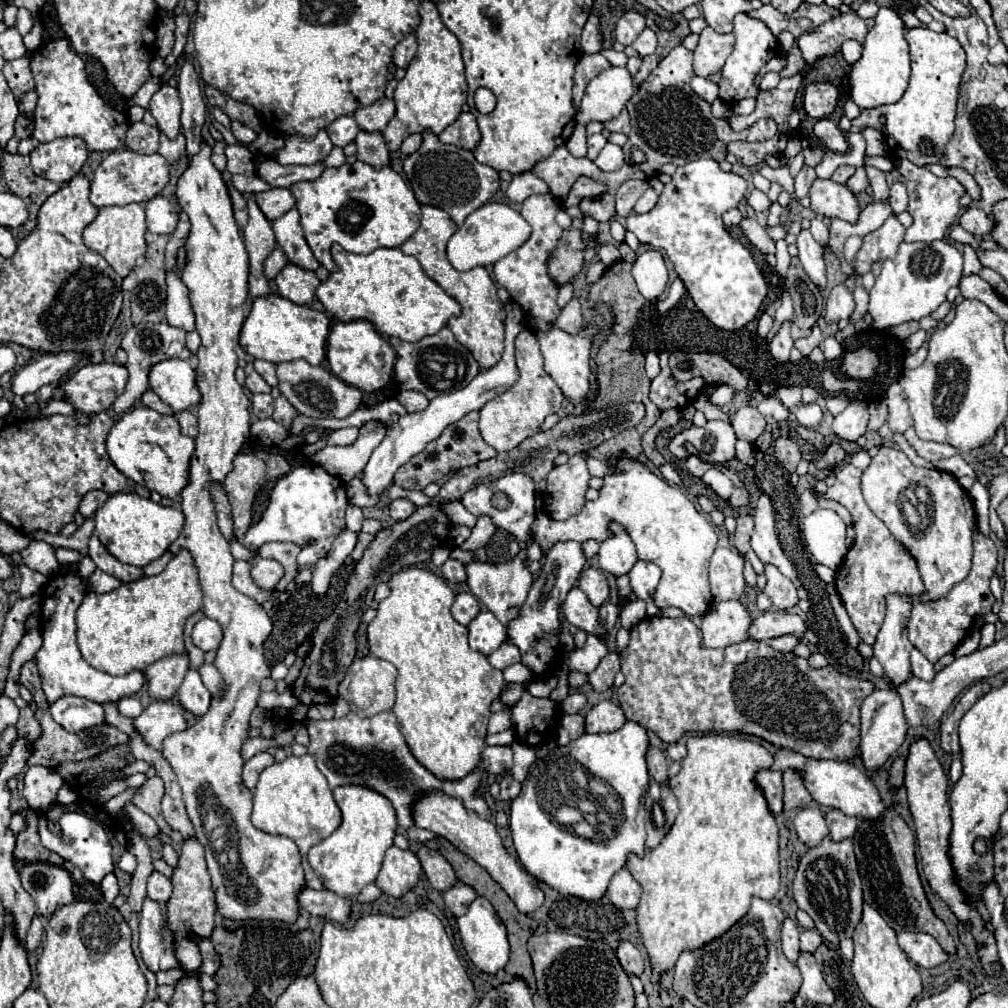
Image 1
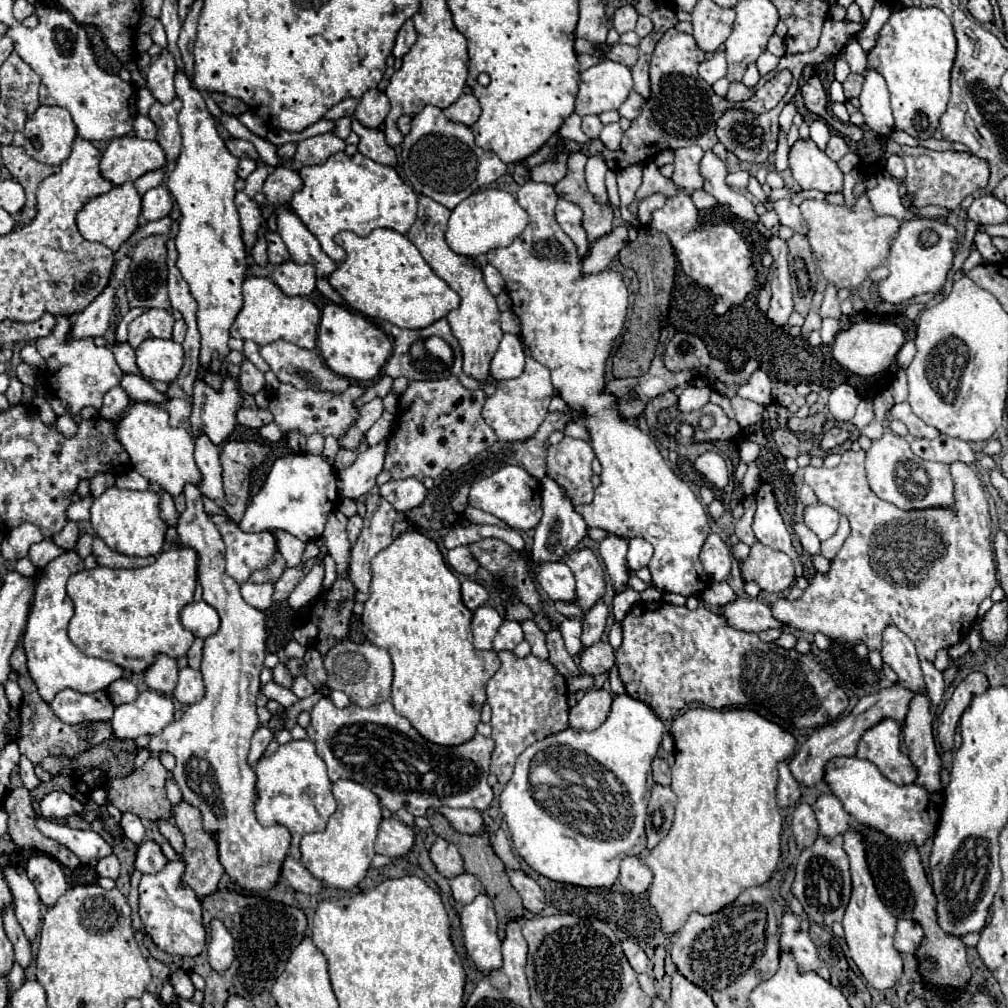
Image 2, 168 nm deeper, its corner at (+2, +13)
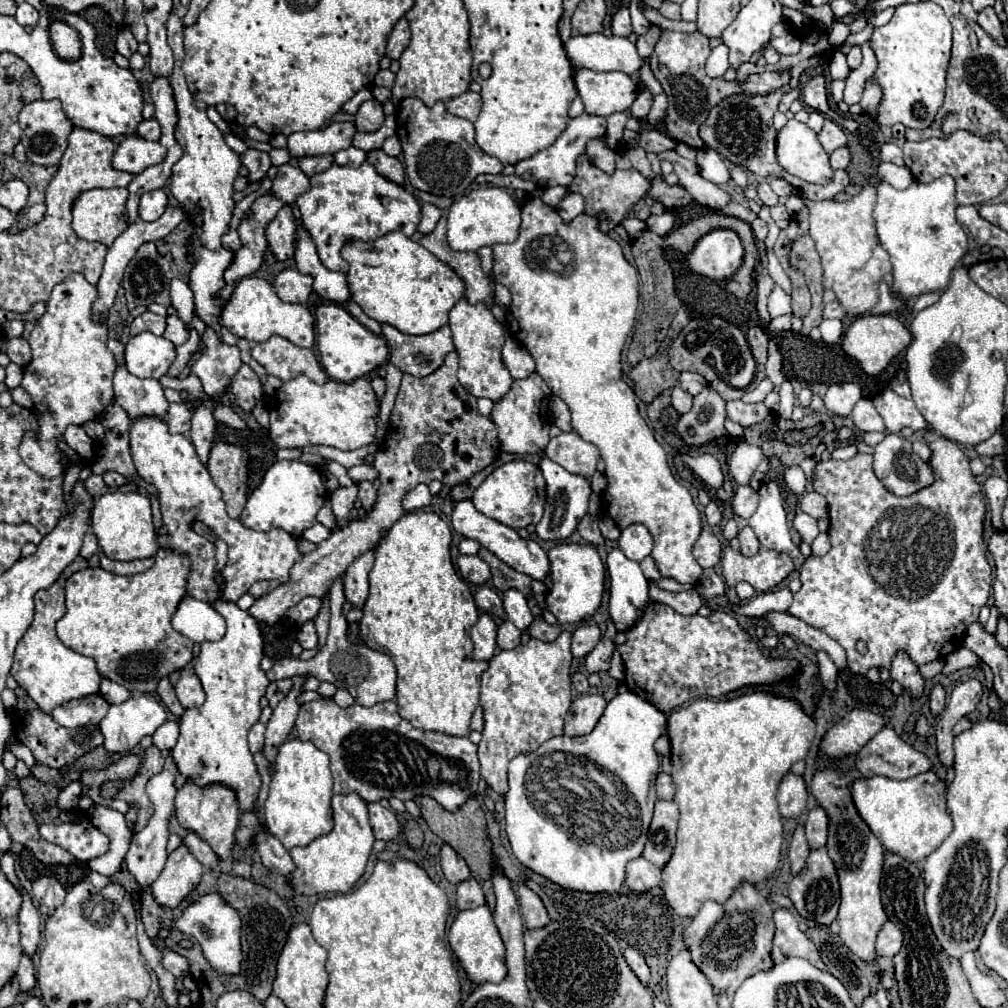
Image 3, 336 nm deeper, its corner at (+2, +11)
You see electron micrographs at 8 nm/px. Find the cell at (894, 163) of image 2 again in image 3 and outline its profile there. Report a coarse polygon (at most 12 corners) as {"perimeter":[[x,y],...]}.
{"perimeter":[[884,143],[880,149],[882,161],[904,165],[902,149],[896,143]]}

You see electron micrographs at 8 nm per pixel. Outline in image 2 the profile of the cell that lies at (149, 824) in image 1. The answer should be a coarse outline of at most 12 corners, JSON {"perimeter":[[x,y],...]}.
{"perimeter":[[158,819],[158,831],[178,855],[184,851],[184,837],[174,823]]}

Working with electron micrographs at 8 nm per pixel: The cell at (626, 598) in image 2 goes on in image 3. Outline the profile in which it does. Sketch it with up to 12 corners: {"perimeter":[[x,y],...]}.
{"perimeter":[[608,623],[602,641],[588,653],[588,673],[608,671],[616,649],[616,627]]}

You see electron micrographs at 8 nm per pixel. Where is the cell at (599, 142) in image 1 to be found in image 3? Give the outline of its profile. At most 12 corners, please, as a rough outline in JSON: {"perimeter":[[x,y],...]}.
{"perimeter":[[582,113],[548,149],[518,161],[538,187],[570,185],[577,157],[606,133],[606,119]]}

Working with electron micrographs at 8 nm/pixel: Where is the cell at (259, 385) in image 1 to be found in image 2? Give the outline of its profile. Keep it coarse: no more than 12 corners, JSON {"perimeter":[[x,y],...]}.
{"perimeter":[[242,361],[242,391],[254,395],[264,387],[264,373],[252,361]]}

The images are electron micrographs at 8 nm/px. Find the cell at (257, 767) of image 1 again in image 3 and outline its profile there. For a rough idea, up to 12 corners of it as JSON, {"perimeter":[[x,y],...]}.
{"perimeter":[[254,723],[248,733],[252,753],[264,747],[264,723]]}

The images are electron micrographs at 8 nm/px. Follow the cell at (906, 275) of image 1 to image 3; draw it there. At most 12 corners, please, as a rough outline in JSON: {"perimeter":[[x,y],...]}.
{"perimeter":[[956,181],[877,186],[894,291],[942,291],[968,249]]}

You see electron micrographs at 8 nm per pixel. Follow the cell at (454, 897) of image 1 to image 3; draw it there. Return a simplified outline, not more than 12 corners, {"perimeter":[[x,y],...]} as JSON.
{"perimeter":[[476,879],[458,885],[458,907],[484,905],[484,893]]}

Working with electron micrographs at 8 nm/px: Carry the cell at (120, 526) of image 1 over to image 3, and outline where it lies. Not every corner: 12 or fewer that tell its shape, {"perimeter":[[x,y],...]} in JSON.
{"perimeter":[[104,493],[92,533],[108,559],[158,551],[150,499]]}

